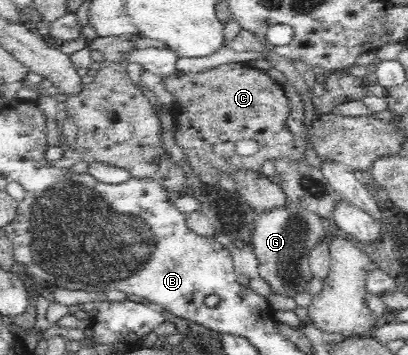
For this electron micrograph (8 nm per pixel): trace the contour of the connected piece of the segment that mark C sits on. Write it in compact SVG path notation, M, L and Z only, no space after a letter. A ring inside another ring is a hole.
M247 64L219 65L204 73L181 73L176 71L170 77L162 80L166 89L178 102L175 105L173 128L170 139L183 150L190 168L201 182L206 185L219 185L218 178L222 174L233 175L233 170L245 167L251 170L261 170L267 160L275 161L283 156L289 158L305 158L306 142L303 135L295 135L285 130L285 119L291 113L290 102L284 88L266 72L251 68ZM241 139L251 139L258 143L258 150L250 156L241 156L235 151L235 146Z

